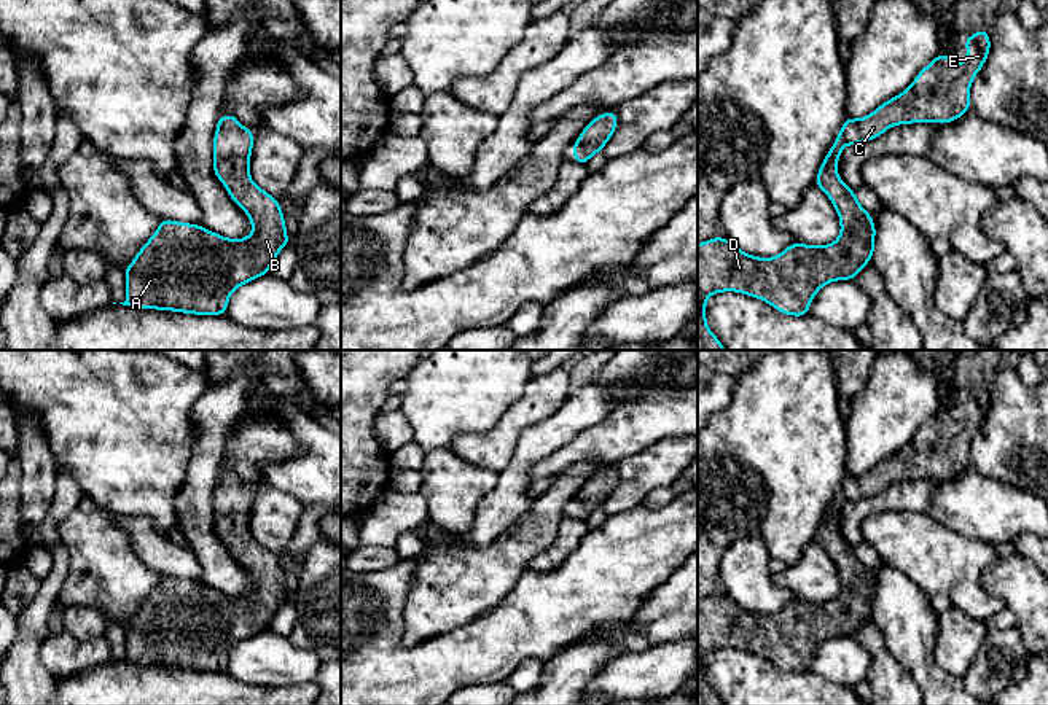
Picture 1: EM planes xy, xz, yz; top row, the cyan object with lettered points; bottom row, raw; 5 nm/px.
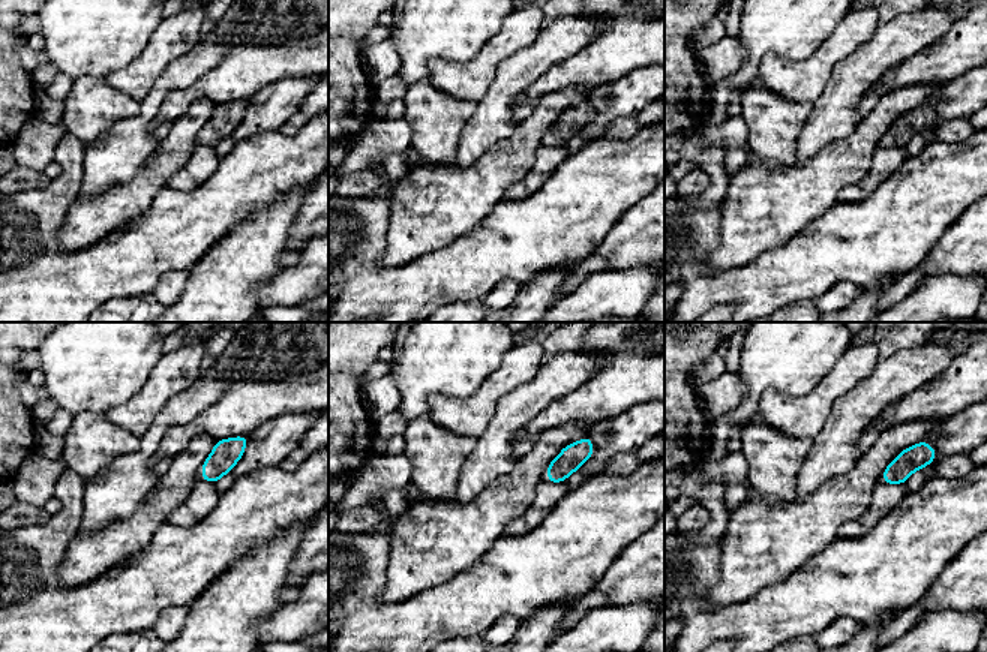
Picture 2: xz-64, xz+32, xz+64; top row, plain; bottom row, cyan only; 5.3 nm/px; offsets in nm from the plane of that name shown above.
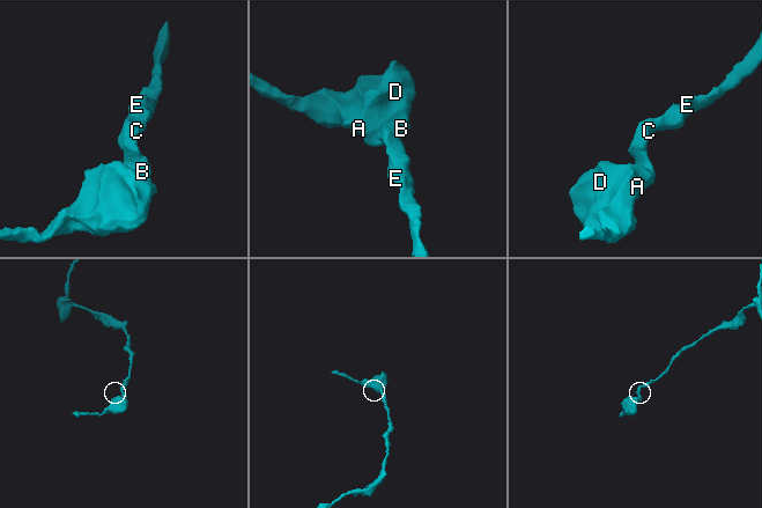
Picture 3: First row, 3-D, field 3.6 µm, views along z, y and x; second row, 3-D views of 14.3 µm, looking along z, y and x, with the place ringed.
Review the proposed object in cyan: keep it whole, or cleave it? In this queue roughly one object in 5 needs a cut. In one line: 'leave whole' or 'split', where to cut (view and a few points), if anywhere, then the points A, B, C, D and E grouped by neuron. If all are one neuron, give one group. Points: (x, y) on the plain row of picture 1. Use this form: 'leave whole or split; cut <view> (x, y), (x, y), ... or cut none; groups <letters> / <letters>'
leave whole; cut none; groups A B C D E

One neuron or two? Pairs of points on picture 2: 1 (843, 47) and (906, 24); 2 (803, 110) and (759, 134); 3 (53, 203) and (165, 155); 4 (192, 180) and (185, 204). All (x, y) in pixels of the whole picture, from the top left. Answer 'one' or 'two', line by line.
1: two
2: one
3: two
4: two

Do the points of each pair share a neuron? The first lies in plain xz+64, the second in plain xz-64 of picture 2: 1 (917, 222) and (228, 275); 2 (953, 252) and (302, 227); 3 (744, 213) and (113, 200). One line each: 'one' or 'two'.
1: two
2: one
3: one

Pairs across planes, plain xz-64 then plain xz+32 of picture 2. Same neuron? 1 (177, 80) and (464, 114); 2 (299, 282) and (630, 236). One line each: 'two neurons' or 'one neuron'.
1: two neurons
2: two neurons

